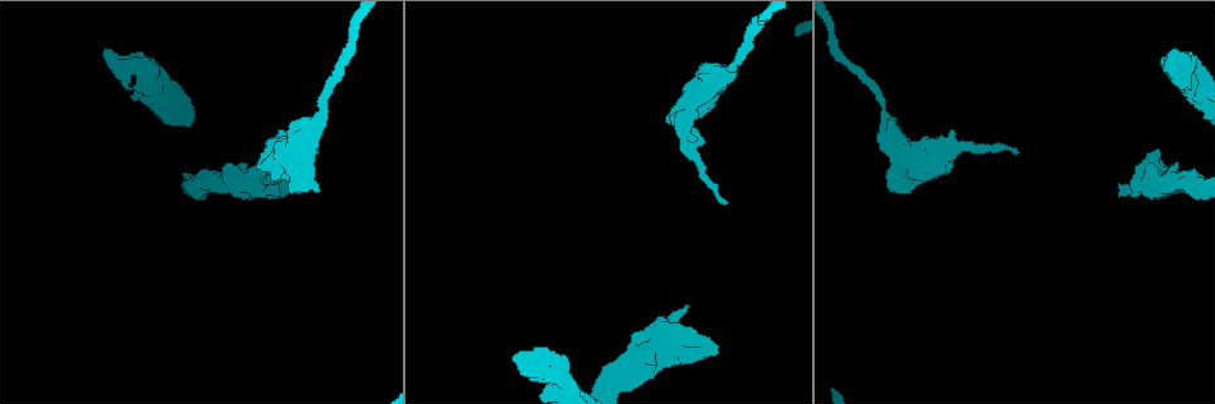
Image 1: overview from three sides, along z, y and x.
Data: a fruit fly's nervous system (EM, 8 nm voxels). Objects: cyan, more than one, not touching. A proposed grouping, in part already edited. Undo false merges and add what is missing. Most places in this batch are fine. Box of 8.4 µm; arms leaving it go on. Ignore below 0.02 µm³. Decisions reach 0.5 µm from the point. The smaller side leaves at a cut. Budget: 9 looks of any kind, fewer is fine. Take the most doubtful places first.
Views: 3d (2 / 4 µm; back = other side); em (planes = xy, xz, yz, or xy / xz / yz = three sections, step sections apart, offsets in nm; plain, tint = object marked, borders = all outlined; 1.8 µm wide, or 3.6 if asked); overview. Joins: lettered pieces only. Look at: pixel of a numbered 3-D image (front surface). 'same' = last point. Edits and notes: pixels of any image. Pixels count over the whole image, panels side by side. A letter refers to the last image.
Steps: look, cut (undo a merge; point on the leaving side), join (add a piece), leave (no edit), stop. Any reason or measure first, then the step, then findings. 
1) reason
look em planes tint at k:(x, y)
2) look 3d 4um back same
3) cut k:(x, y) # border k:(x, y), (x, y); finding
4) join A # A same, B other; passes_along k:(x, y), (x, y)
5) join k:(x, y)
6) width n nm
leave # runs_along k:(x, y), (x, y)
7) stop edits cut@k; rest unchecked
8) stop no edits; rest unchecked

touches itself
look 3d 4um at 1:(704, 339)

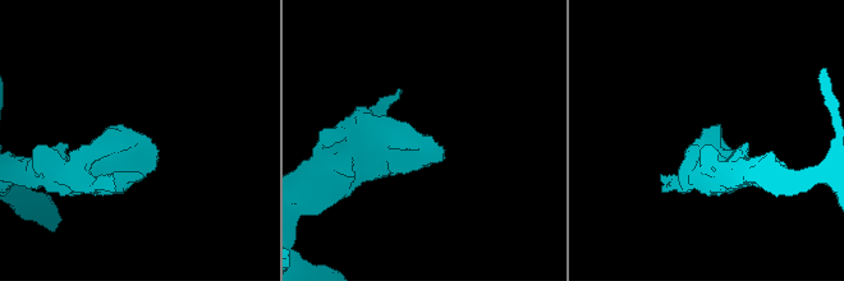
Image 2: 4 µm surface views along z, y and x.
look em 3.6um planes plain at 2:(138, 139)

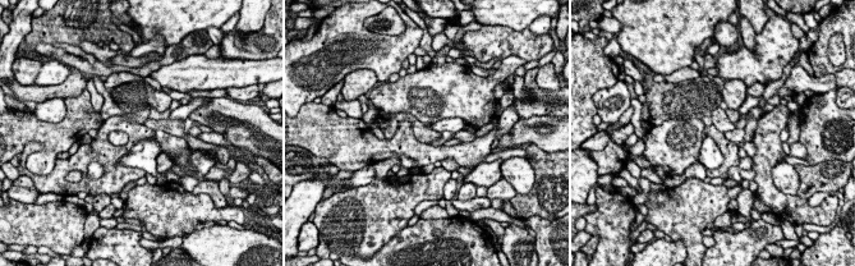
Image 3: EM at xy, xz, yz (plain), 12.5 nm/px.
see the neighbours
look em 3.6um planes borders same

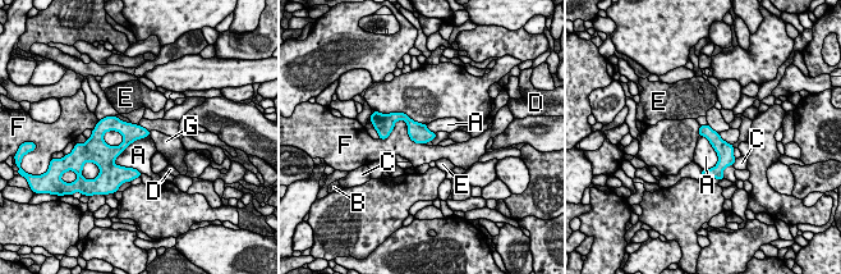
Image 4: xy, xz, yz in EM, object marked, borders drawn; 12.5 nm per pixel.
leave # A other, B other, C other, D other, E other, F other, G other; border 4:(148, 135), (134, 140), (113, 163); one neuron here

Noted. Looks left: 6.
an open end
look 3d 2um at 1:(318, 153)

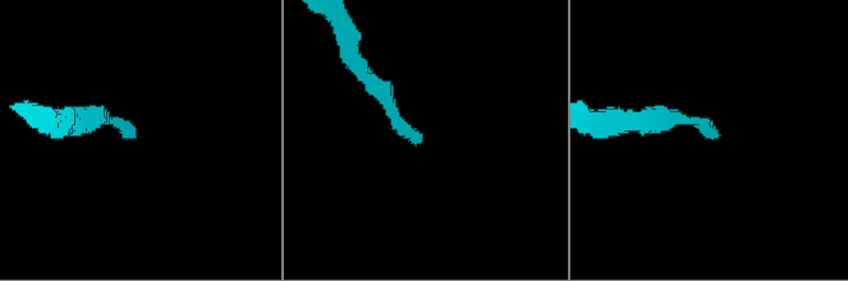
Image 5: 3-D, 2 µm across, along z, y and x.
shape alone is not enough
look em 3.6um planes borders at 5:(421, 136)

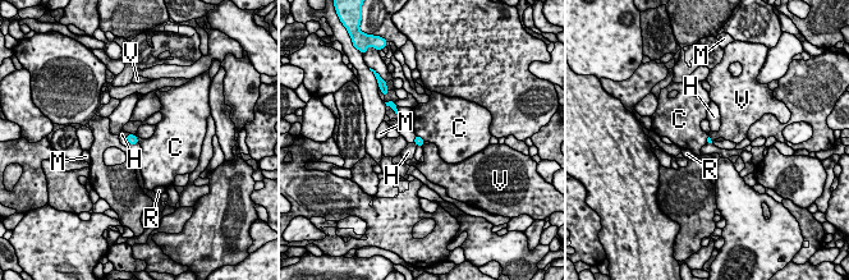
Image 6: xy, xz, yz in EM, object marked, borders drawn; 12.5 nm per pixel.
leave # C other, H other, M other, R other, V other; no lettered piece goes on from it

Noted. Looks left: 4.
free end
look 3d 2um at 1:(320, 191)

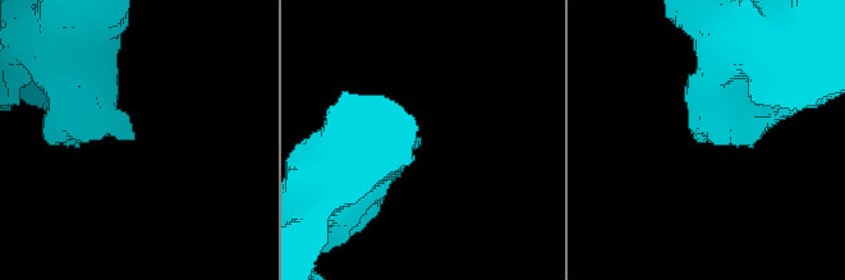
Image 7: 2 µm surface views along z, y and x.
now the EM
look em 3.6um planes plain at 7:(420, 137)

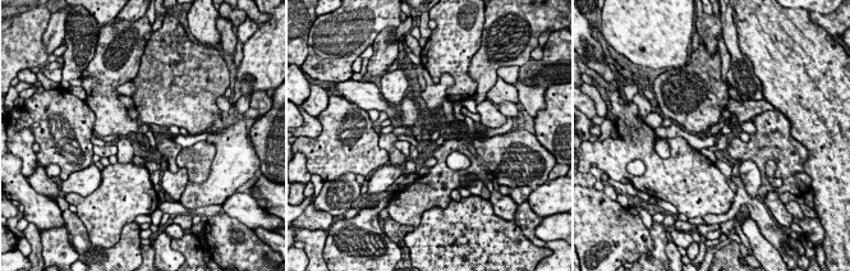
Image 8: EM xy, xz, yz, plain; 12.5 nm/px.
see the neighbours
look em 3.6um planes borders same

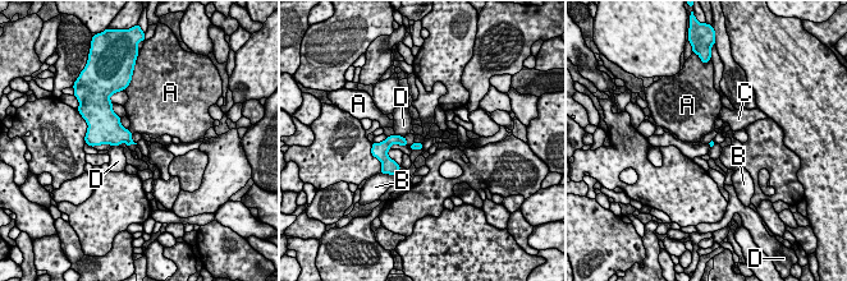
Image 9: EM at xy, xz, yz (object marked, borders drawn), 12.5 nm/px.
leave # A other, B other, C other, D other; runs_along 9:(385, 146), (390, 141), (419, 146); no lettered piece goes on from it

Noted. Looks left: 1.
stop no edits; rest unchecked

